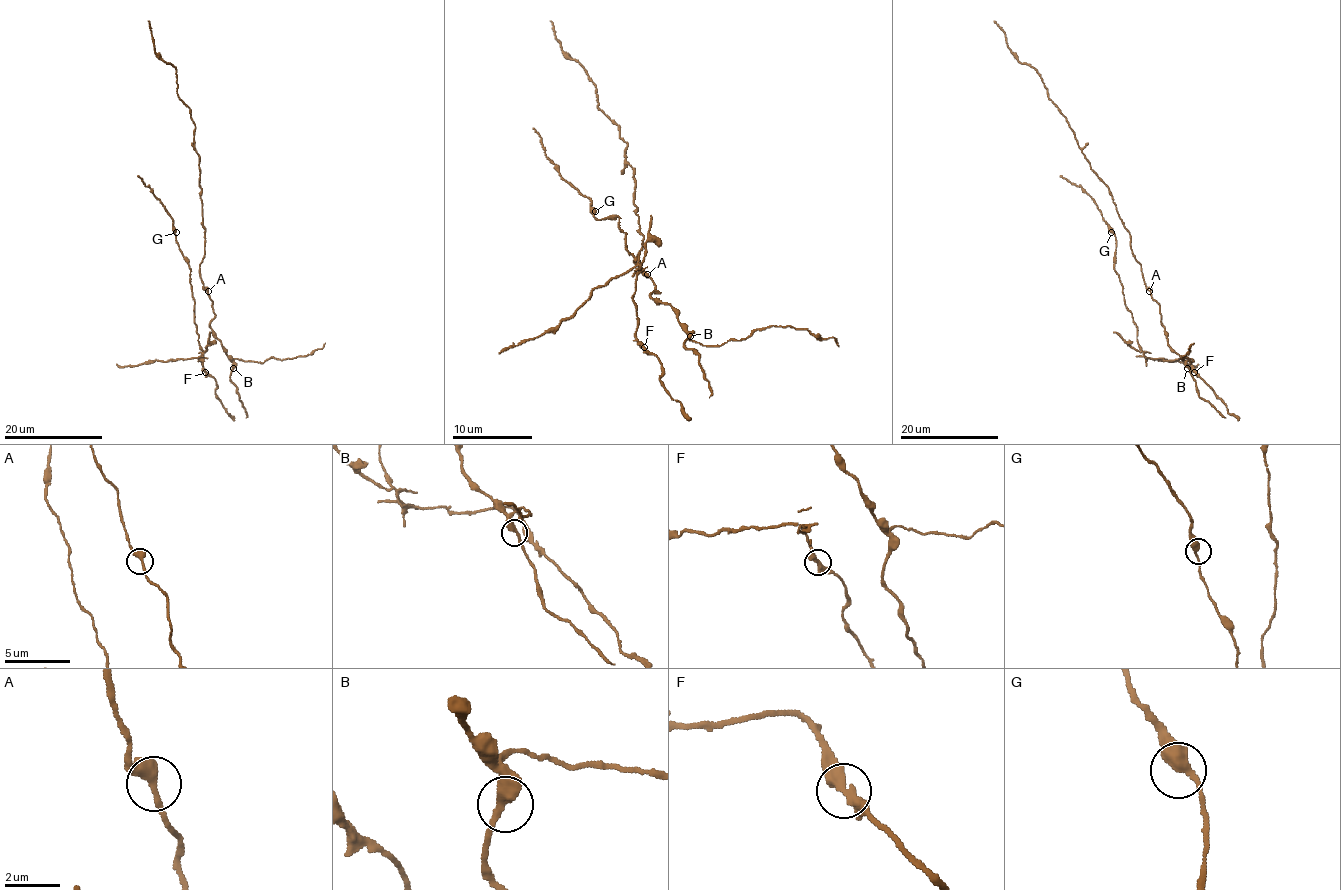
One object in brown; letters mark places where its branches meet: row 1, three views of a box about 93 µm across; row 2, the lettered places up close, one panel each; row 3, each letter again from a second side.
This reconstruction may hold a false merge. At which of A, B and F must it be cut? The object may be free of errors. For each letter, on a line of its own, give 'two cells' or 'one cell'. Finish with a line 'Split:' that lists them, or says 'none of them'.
A: one cell
B: one cell
F: two cells
Split: F

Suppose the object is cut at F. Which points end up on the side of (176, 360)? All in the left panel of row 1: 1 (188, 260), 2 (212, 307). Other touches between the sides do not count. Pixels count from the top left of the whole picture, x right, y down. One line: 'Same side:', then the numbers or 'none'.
Same side: 1

